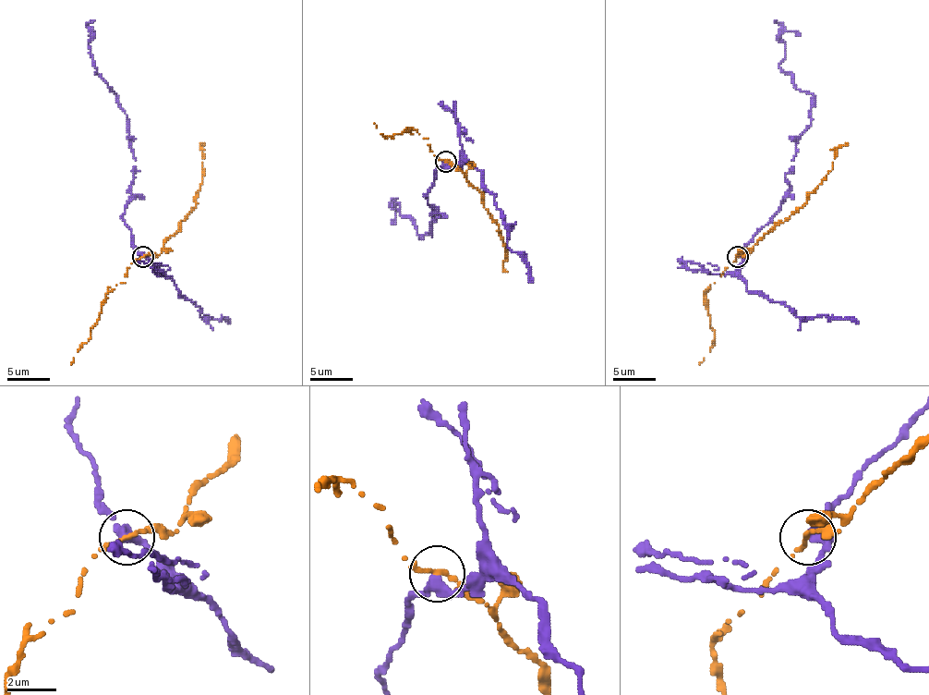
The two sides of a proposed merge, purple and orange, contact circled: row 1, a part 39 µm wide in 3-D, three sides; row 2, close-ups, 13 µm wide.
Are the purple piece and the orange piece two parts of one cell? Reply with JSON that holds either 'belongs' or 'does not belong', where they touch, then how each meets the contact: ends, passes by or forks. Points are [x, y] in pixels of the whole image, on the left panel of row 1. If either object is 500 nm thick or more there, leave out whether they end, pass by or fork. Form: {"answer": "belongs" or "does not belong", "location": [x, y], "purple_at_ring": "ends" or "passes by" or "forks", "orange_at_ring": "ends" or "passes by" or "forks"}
{"answer": "does not belong", "location": [142, 256], "purple_at_ring": "passes by", "orange_at_ring": "passes by"}

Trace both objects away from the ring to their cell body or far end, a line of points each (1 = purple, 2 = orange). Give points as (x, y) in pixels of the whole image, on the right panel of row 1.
1: (738, 257), (790, 188), (785, 175), (796, 140), (811, 124), (813, 95), (778, 66), (785, 44), (774, 20)
2: (738, 257), (749, 252), (770, 229), (783, 223), (802, 205), (832, 169), (835, 152), (848, 143)

